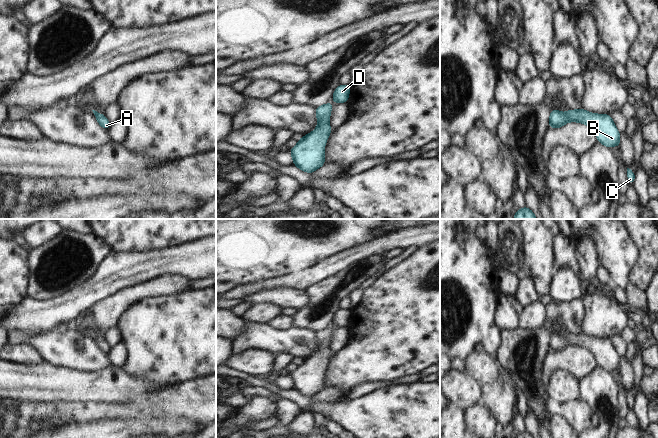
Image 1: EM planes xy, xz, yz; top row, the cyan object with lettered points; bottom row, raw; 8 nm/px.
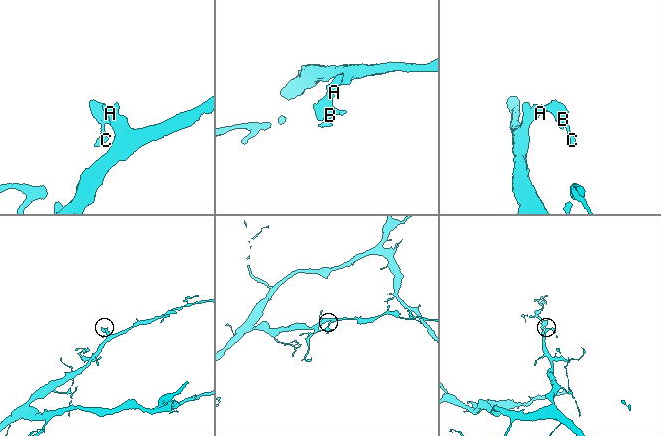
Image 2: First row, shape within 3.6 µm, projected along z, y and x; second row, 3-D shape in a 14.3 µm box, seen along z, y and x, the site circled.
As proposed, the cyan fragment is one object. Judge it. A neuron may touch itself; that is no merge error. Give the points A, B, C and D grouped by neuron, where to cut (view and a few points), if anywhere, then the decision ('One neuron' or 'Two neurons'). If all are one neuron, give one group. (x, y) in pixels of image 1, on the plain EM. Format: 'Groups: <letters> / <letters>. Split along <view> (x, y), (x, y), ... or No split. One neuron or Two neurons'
Groups: A B C D. No split. One neuron.

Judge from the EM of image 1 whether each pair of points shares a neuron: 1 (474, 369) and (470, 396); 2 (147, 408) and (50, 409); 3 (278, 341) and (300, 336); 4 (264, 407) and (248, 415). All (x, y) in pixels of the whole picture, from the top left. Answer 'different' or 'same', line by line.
1: different
2: same
3: same
4: same

